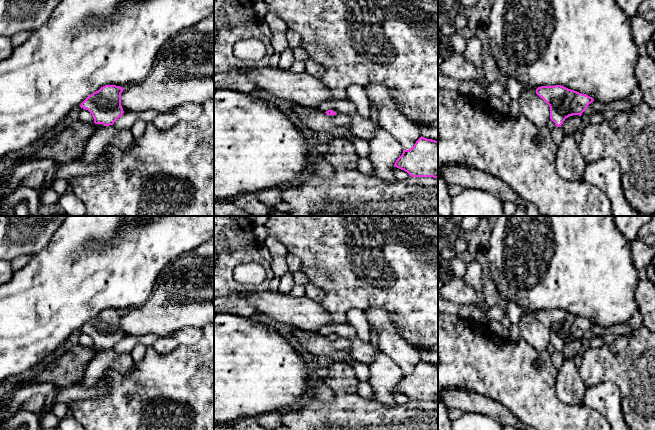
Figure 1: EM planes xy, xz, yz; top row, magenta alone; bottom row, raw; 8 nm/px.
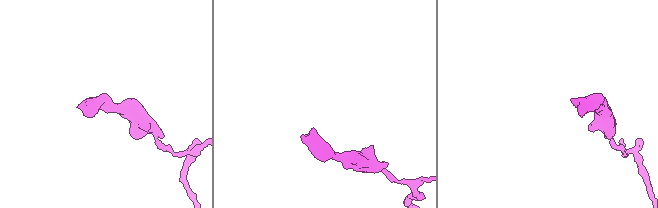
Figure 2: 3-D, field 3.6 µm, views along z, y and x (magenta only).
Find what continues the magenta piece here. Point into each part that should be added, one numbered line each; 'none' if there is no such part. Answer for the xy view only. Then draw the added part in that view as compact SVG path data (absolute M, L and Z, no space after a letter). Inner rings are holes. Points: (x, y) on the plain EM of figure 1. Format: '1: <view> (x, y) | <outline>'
1: xy (123, 363) | M113 349L105 350L93 357L83 378L75 385L92 388L108 368L112 368L123 375L128 375L132 372L134 364L130 353L118 354Z

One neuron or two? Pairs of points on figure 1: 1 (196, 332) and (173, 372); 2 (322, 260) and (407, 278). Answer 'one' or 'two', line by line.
1: two
2: one

